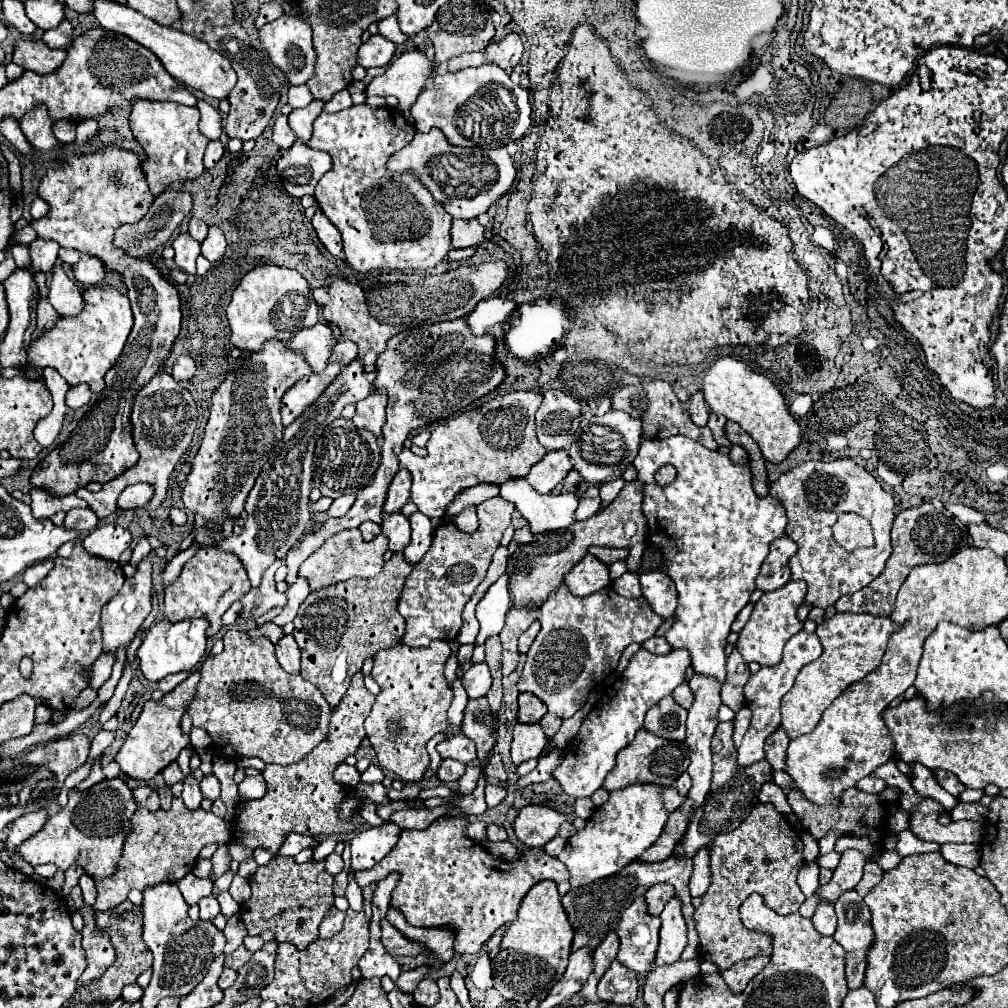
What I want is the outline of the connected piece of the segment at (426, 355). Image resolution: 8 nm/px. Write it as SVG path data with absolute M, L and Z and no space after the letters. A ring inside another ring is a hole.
M461 319L407 329L393 335L387 341L387 349L377 357L377 363L375 363L377 377L373 381L373 389L375 391L383 389L387 391L387 397L389 397L387 423L382 428L381 460L373 483L363 487L357 493L355 505L349 509L347 515L339 519L329 519L325 521L325 525L313 527L293 546L291 551L288 551L285 564L289 567L289 573L286 576L286 582L289 585L295 583L297 579L299 563L305 557L309 557L333 533L359 527L363 521L381 523L381 507L383 507L383 513L401 511L401 507L409 501L411 475L407 469L399 469L399 459L393 453L393 447L402 446L413 429L425 427L433 421L443 421L463 411L475 399L497 389L497 385L505 377L505 371L497 363L493 349L495 349L495 339L491 335L481 335L481 337L473 335L467 323ZM387 483L391 483L389 491L387 491ZM385 493L387 493L387 499L385 499Z

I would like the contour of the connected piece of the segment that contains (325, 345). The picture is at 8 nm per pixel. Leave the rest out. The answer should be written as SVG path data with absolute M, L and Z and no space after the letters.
M317 323L313 327L297 331L297 335L289 341L287 347L291 351L301 353L305 357L307 365L311 367L311 371L319 373L327 367L329 355L333 351L335 343L337 341L335 341L331 329L325 323Z

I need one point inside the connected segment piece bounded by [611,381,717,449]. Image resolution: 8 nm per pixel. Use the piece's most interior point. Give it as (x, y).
(663, 415)

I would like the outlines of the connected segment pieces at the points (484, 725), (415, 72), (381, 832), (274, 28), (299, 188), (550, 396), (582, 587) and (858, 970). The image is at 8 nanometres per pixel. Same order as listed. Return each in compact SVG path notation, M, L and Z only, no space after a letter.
M469 699L461 731L467 735L475 747L477 747L477 757L483 761L487 751L495 745L495 739L491 739L491 729L495 725L495 719L491 715L491 709L487 705L487 699Z
M421 51L403 53L393 63L389 63L387 71L379 77L375 77L367 89L365 97L371 95L395 95L401 105L401 115L409 125L415 125L415 119L411 115L411 107L425 85L425 79L431 75L433 63L427 61L427 57Z
M383 823L379 827L371 827L365 829L361 833L357 833L349 847L351 847L351 873L359 873L359 871L367 871L369 867L377 865L381 857L385 857L393 845L397 843L401 829L395 823Z
M281 15L279 19L263 25L259 29L259 43L265 49L265 53L269 55L271 63L285 73L289 85L303 85L313 77L317 51L311 43L311 27L303 23L301 19L293 15Z
M295 143L287 155L277 161L277 173L291 197L313 195L317 181L331 169L331 157L303 143Z
M545 391L543 403L535 415L537 441L547 451L565 449L567 445L571 445L573 421L579 415L579 411L581 407L573 397L561 391Z
M585 555L579 563L573 565L573 569L565 575L567 589L577 595L577 597L587 597L607 585L611 585L609 579L609 569L607 565L603 565L597 557L593 555Z
M851 889L845 891L835 901L837 913L837 929L833 939L845 949L845 975L849 989L857 989L863 985L865 975L865 953L871 945L873 931L871 931L871 913L869 907L863 903L863 897Z

